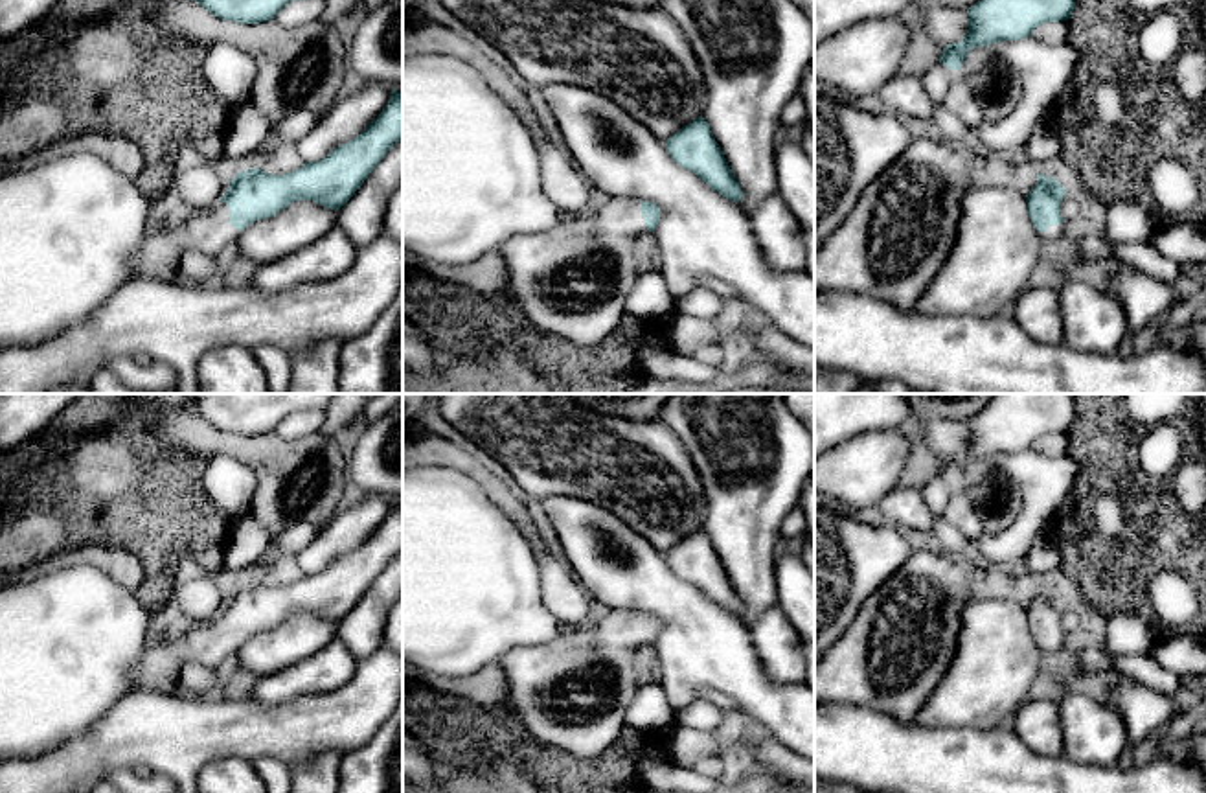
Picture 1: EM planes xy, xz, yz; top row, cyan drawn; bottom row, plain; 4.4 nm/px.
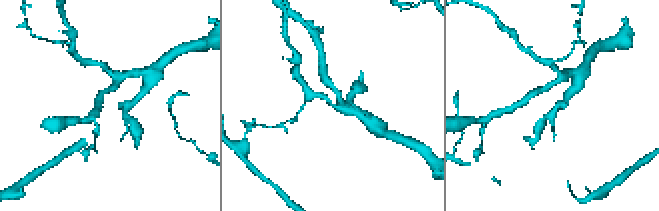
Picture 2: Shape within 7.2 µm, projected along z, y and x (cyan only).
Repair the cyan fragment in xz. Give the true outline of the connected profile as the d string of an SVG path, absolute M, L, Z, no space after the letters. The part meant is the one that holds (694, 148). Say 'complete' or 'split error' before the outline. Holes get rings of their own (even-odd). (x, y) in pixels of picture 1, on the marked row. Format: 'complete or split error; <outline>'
complete; M702 116L669 136L666 151L680 167L695 173L722 197L735 204L741 201L741 186Z

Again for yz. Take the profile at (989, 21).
complete; M978 0L967 9L969 29L960 42L945 44L938 63L961 70L973 48L1018 40L1046 22L1068 20L1075 0Z

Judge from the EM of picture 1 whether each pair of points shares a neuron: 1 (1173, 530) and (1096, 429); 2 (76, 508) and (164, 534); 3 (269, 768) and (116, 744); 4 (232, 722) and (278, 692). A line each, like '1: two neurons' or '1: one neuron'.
1: one neuron
2: one neuron
3: two neurons
4: two neurons

